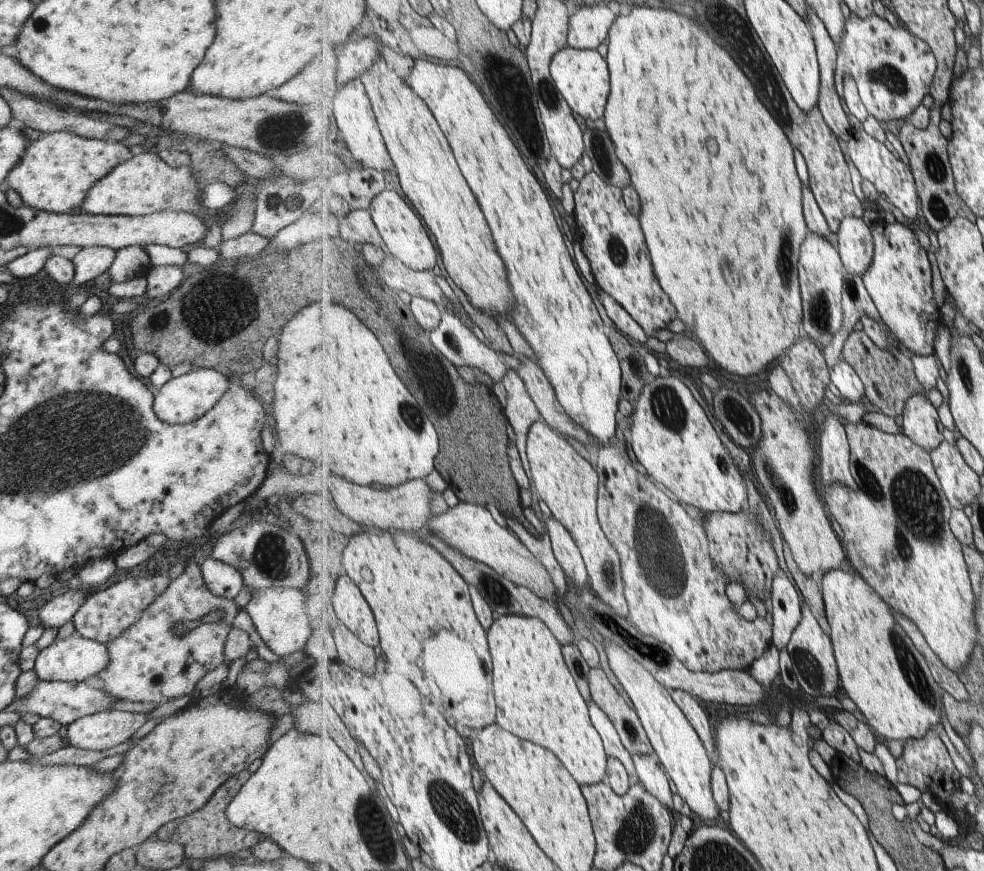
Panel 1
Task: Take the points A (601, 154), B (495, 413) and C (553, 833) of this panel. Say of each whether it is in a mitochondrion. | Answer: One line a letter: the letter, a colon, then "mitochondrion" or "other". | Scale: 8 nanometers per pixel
A: mitochondrion
B: other
C: other

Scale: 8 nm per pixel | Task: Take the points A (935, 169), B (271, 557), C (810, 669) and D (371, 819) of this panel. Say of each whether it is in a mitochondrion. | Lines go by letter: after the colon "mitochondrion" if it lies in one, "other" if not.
A: mitochondrion
B: mitochondrion
C: mitochondrion
D: mitochondrion

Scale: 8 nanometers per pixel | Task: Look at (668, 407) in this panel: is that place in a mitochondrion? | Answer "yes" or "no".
yes

